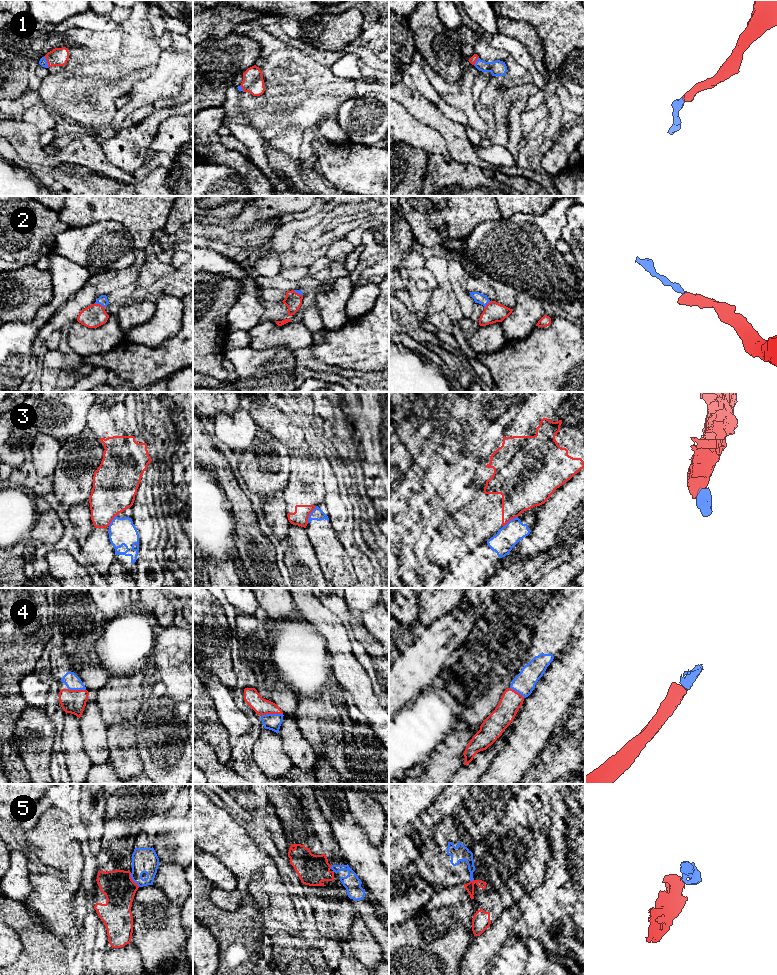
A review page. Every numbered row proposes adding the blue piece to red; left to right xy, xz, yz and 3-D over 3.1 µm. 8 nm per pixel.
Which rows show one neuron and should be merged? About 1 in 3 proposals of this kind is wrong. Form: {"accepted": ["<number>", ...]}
{"accepted": ["1", "2", "4"]}

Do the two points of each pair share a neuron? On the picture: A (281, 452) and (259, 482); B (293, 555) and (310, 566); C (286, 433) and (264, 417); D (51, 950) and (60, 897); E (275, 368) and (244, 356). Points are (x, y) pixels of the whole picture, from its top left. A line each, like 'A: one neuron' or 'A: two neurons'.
A: one neuron
B: one neuron
C: one neuron
D: two neurons
E: one neuron

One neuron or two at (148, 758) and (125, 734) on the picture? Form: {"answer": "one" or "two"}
{"answer": "two"}

